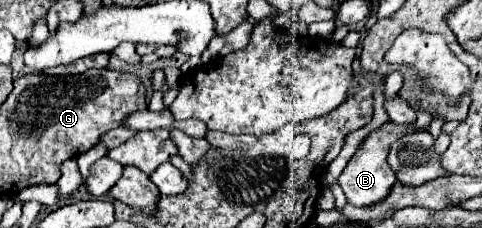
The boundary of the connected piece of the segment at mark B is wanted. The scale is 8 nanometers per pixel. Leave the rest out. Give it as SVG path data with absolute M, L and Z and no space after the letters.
M385 121L381 127L377 127L375 131L371 131L365 141L359 145L359 149L355 151L355 155L351 157L351 161L347 163L345 171L339 175L339 185L347 195L347 203L363 207L363 205L371 205L381 201L383 197L387 197L391 185L397 181L395 177L391 177L391 167L387 163L387 155L389 155L389 147L399 141L405 135L413 135L419 133L421 129L415 123L405 123L405 125L397 125L393 121Z

